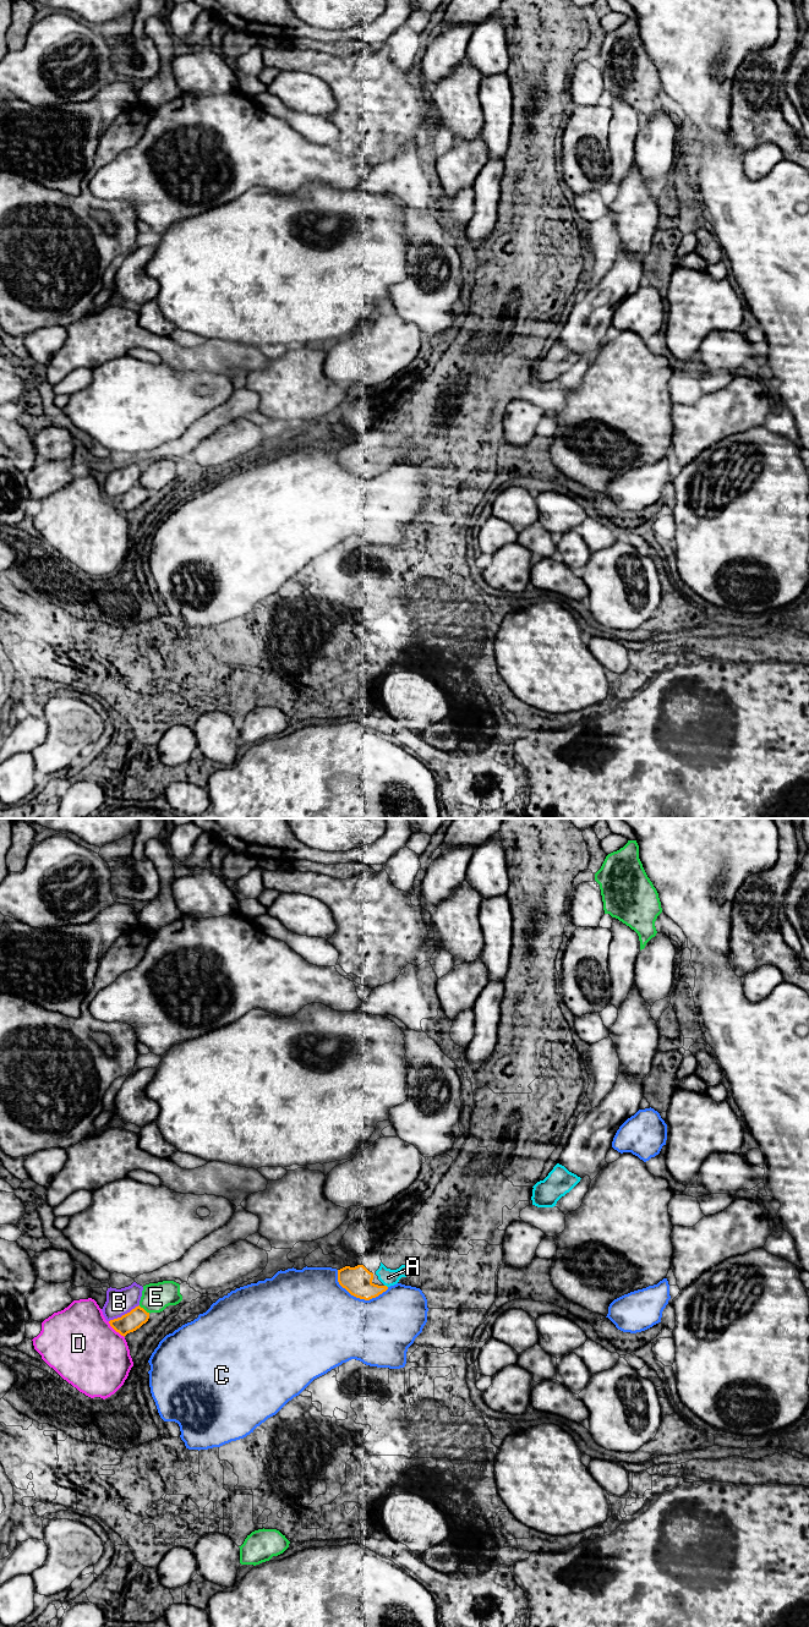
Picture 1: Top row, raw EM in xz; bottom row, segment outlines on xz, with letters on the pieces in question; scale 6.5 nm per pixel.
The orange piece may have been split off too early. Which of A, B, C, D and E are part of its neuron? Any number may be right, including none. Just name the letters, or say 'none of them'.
A

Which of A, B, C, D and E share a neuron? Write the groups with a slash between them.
A / B / C / D / E

